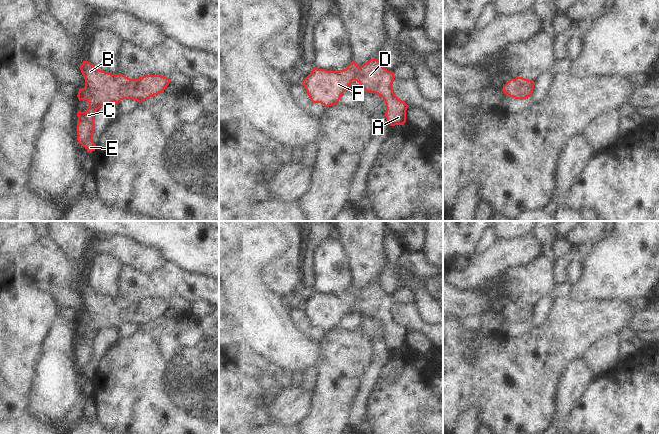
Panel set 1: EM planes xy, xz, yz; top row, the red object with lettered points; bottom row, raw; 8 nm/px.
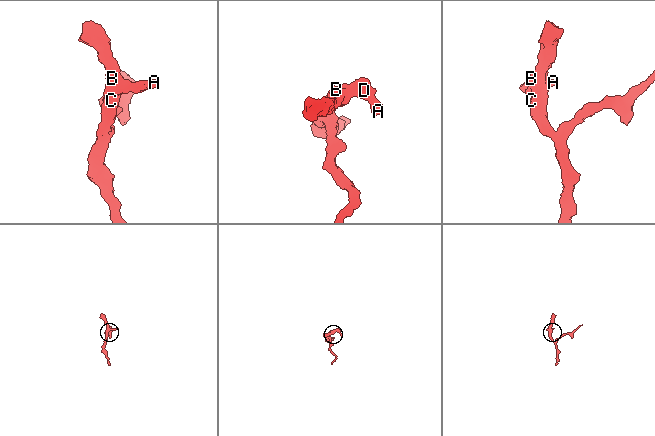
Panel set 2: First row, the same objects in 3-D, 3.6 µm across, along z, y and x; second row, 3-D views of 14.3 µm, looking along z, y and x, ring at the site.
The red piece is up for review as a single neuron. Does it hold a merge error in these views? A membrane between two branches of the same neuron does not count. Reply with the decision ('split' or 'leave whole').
leave whole

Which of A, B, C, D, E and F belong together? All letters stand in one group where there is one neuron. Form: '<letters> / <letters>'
A B C D E F

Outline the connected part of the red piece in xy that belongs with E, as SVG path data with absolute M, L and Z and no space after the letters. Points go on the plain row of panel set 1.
M88 285L79 291L85 303L85 311L79 313L78 323L89 328L85 336L78 334L77 364L87 376L95 375L93 366L94 339L104 329L119 327L123 323L142 326L163 317L170 303L161 299L145 299L130 303L125 299L102 295Z

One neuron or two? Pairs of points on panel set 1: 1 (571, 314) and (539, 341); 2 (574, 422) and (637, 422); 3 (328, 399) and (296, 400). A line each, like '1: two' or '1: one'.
1: one
2: one
3: two

